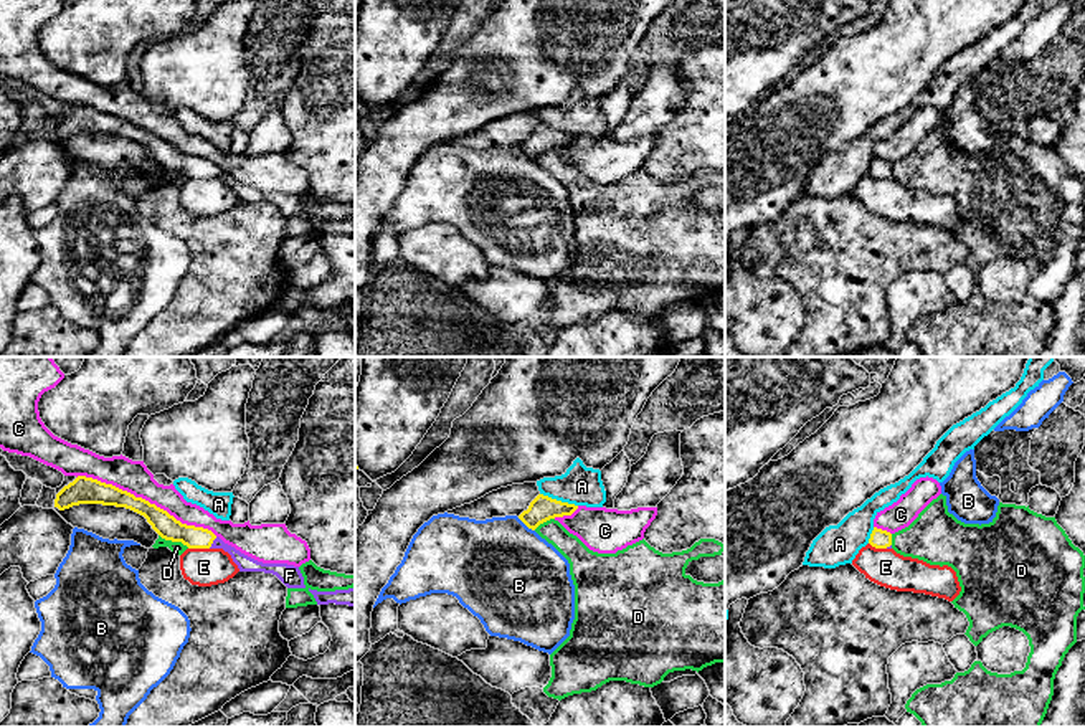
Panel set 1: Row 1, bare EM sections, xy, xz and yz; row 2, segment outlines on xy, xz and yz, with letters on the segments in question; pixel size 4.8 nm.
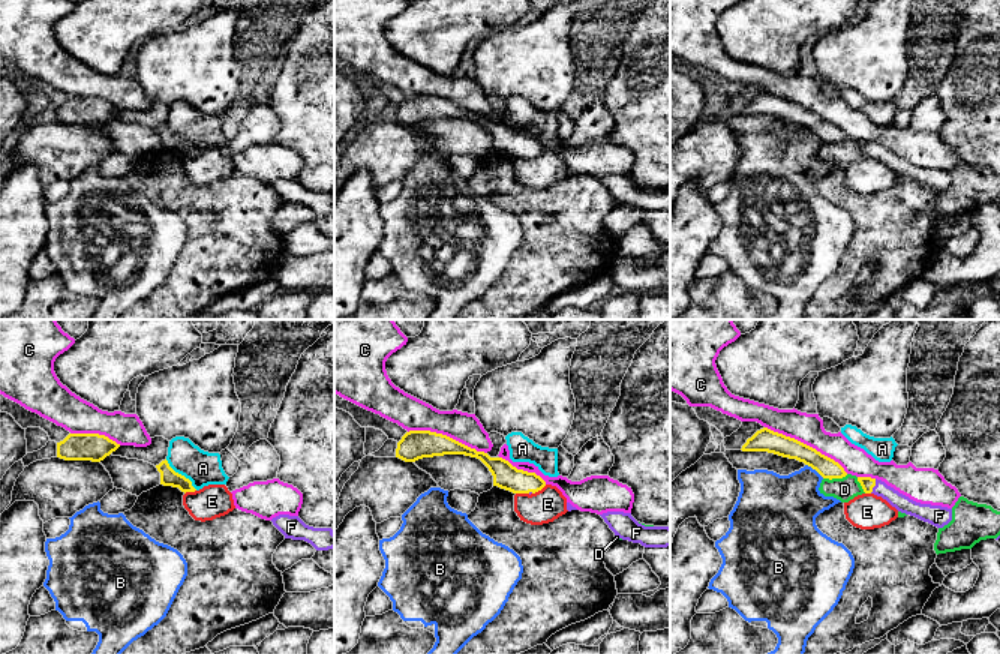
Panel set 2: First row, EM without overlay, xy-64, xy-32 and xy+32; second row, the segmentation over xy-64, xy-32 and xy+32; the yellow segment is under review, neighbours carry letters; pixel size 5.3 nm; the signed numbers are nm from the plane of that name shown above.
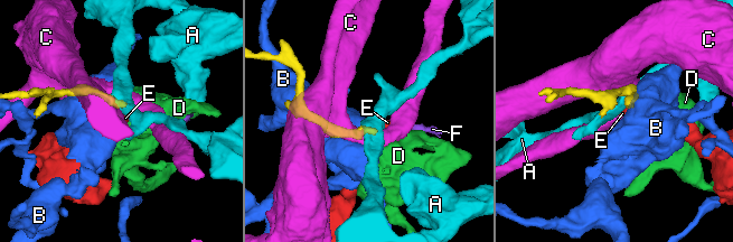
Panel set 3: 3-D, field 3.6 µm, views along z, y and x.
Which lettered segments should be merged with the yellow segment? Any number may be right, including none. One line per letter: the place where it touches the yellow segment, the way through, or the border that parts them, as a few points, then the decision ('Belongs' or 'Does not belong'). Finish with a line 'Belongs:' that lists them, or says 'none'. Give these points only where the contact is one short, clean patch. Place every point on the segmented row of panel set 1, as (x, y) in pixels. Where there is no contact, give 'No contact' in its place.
A: Touches yellow at xz (559, 501). Boundary: xz (540, 493), (577, 506). Does not belong
B: Touches yellow at xz (525, 524). Boundary: xz (517, 517), (534, 531). Does not belong
C: Touches yellow at xy (147, 501). Does not belong
D: Touches yellow at xy (174, 541). Boundary: xy (159, 534), (169, 541), (180, 541), (189, 547). Does not belong
E: Touches yellow at xy (198, 547). Boundary: xy (189, 547), (208, 549). Does not belong
F: Touches yellow at xy (212, 542). Path across: xy (164, 524), (177, 532), (212, 542), (230, 549), (245, 564). Belongs
Belongs: F

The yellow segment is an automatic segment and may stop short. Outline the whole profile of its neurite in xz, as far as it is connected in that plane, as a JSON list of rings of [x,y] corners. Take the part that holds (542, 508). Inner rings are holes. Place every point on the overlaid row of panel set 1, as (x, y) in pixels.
[[[538,494],[524,511],[519,519],[532,530],[540,524],[563,516],[571,516],[578,506],[552,499],[548,496]]]

